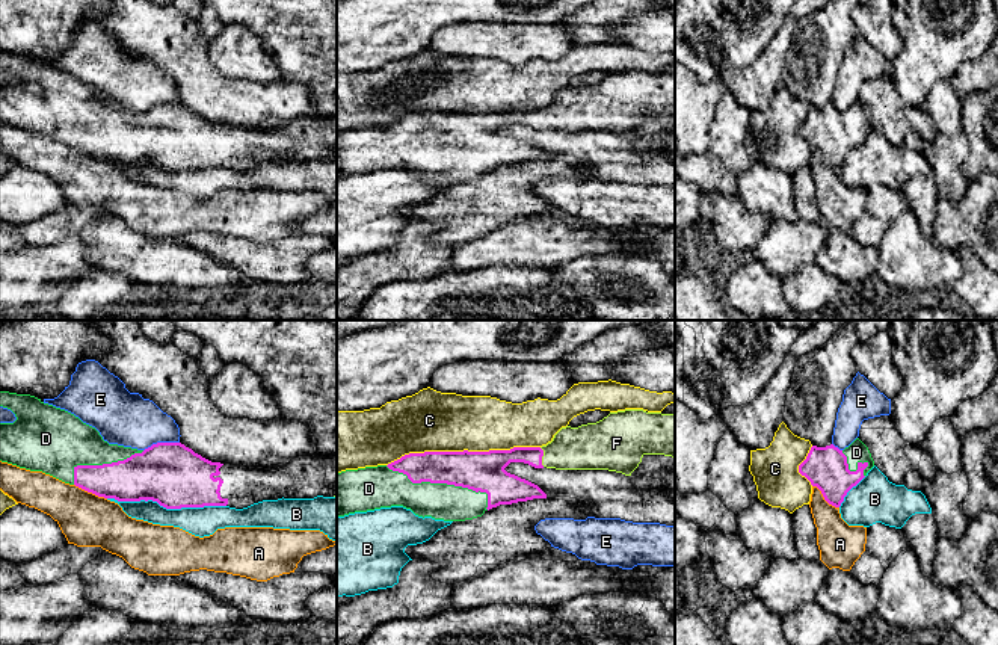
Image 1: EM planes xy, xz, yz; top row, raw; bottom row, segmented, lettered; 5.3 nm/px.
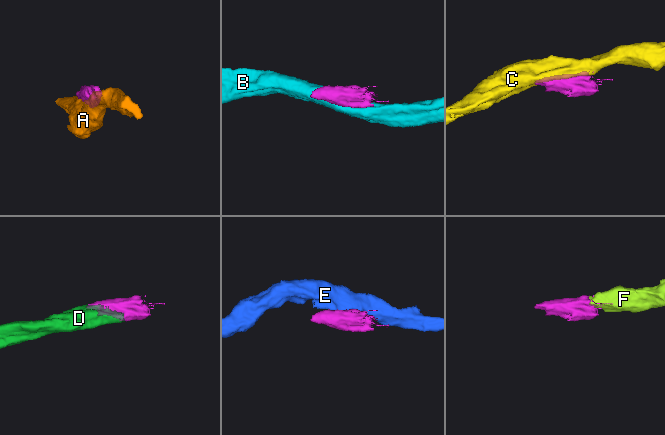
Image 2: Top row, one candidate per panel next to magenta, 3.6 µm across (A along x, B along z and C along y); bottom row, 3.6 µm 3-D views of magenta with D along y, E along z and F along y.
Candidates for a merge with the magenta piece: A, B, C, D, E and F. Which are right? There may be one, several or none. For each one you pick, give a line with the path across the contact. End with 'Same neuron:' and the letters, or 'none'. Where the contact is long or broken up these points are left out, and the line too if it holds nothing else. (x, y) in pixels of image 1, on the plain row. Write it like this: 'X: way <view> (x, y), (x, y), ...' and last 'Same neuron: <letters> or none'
Same neuron: D, F

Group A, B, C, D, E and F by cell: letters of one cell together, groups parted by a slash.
A / B / C / D F / E

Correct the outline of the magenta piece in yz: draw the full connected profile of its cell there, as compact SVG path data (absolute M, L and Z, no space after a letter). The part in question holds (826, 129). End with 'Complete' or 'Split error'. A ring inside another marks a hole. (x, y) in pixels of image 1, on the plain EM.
M856 100L849 109L839 112L833 106L812 107L799 134L812 148L817 148L824 162L839 169L847 154L856 148L874 128L868 109Z. Split error

